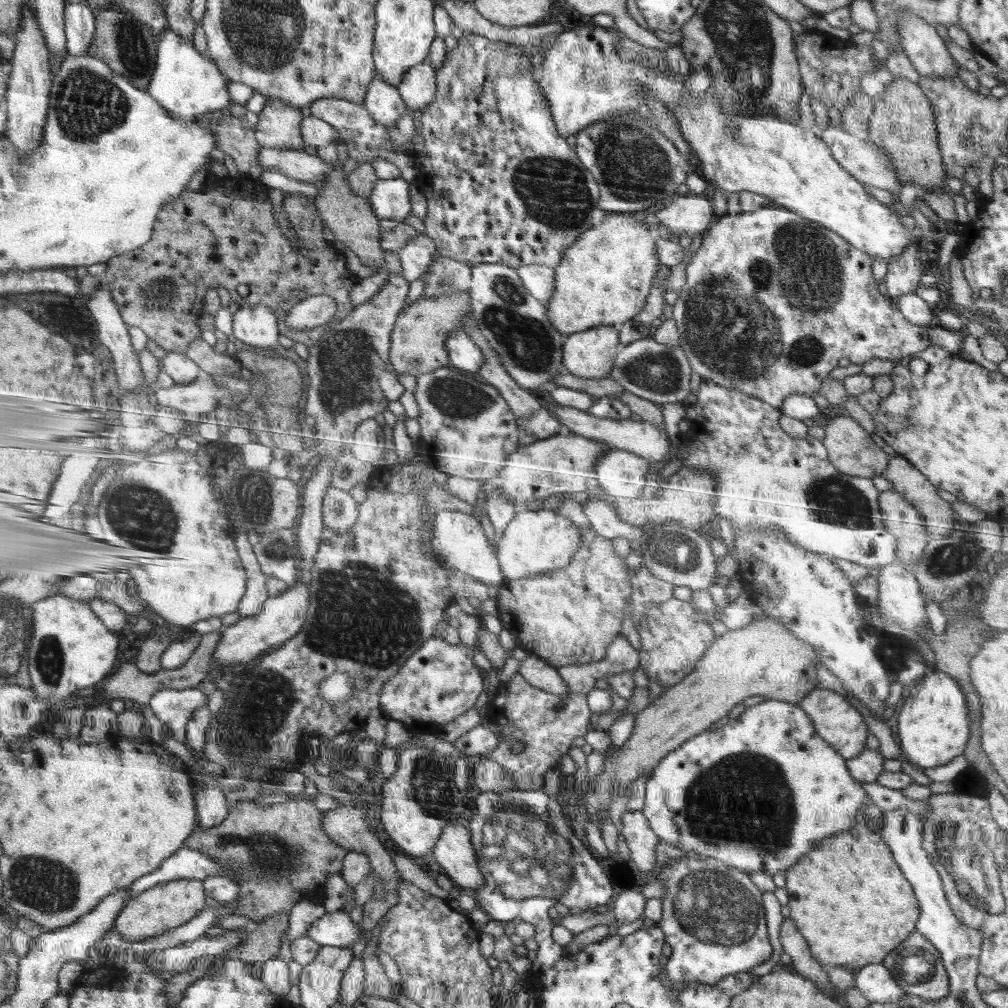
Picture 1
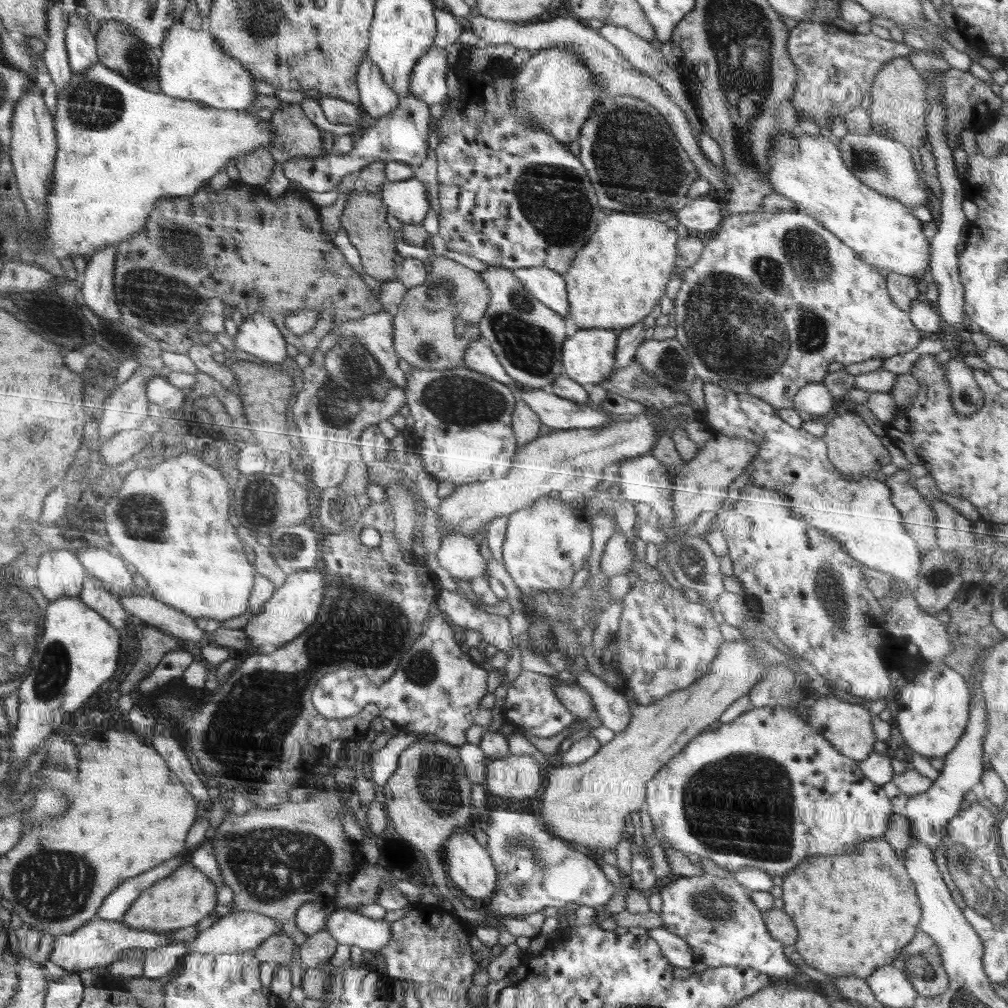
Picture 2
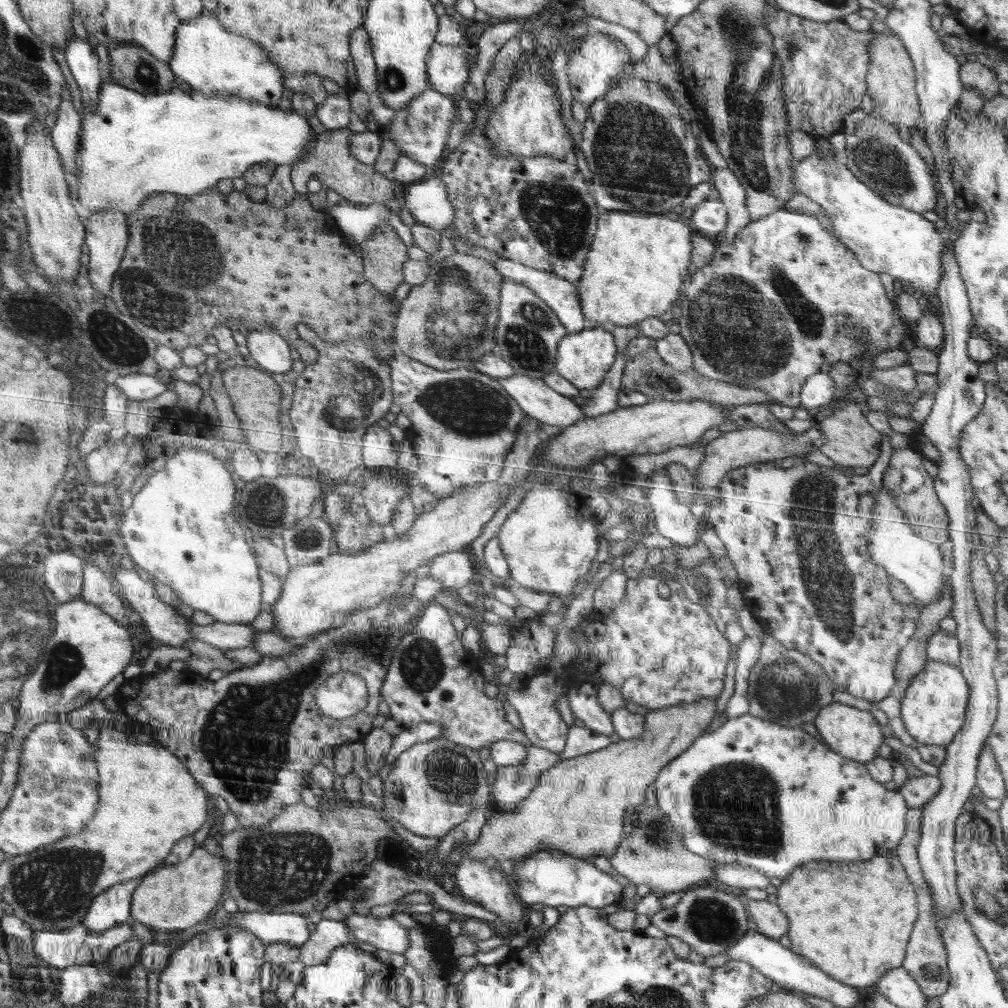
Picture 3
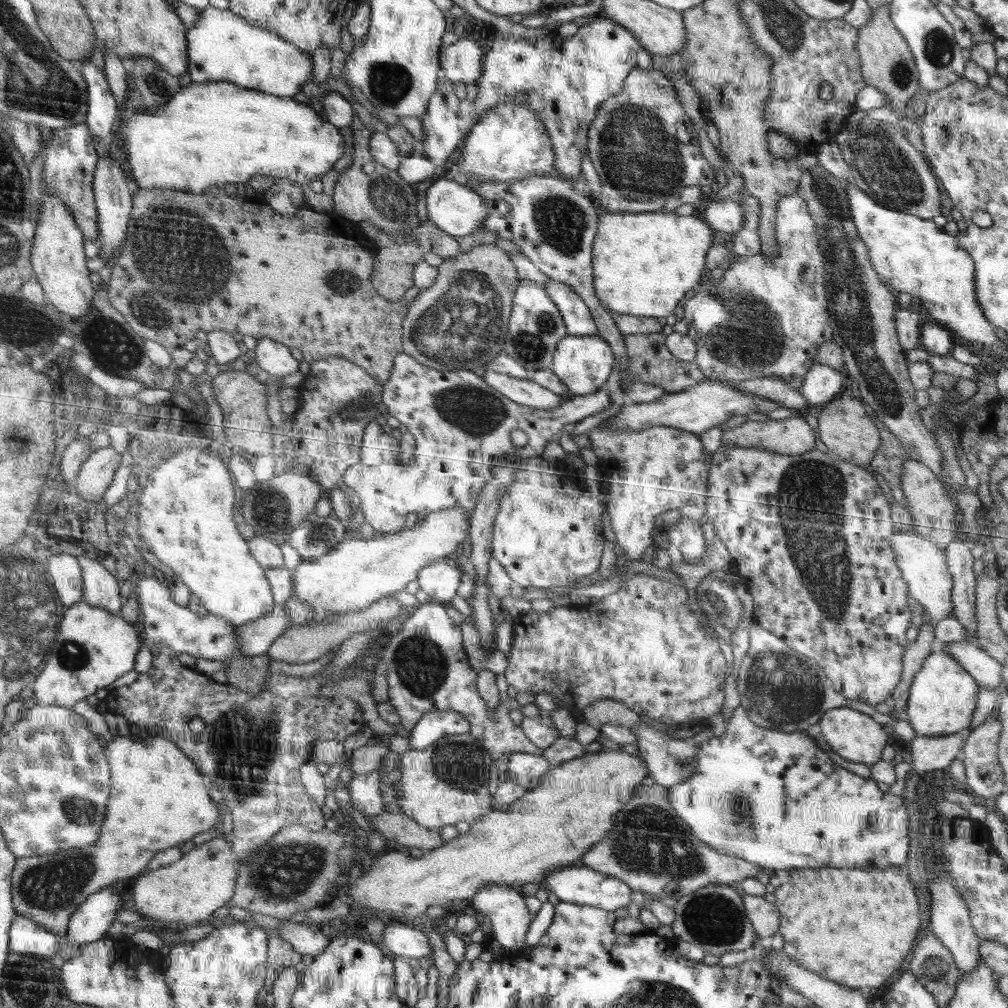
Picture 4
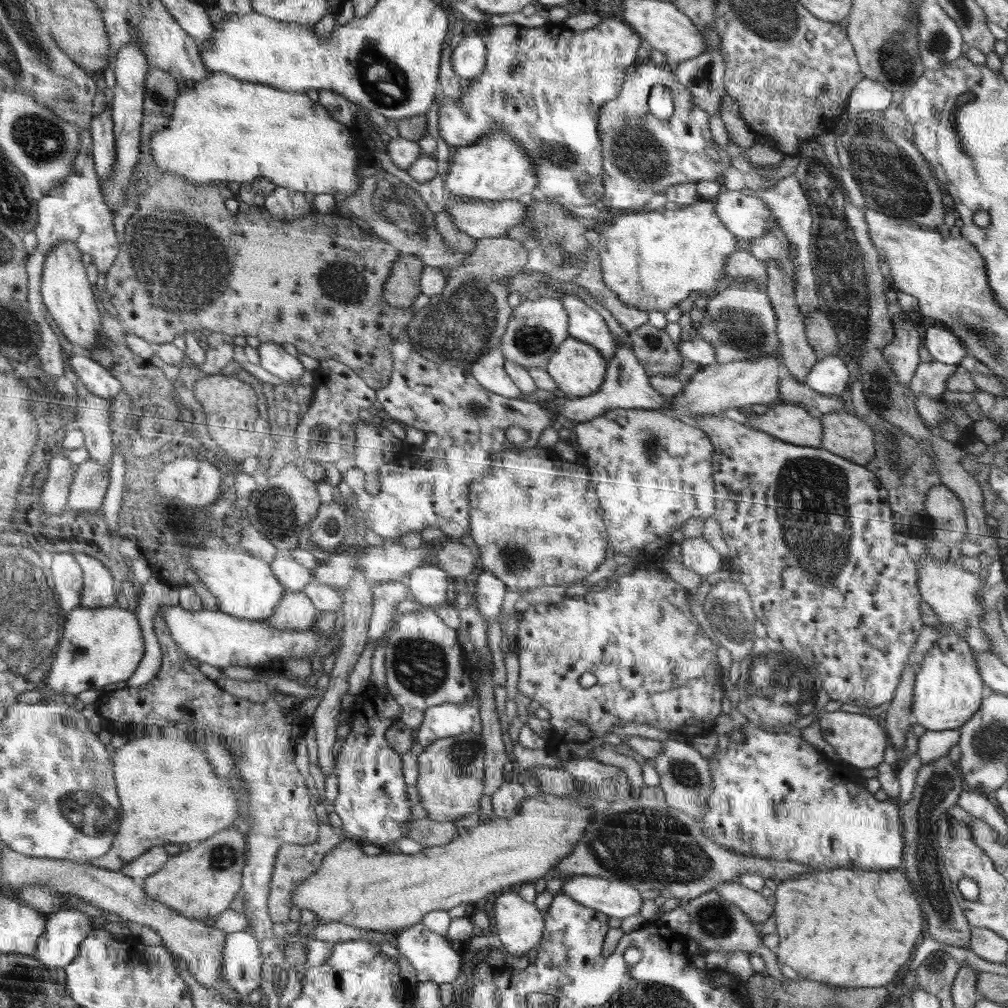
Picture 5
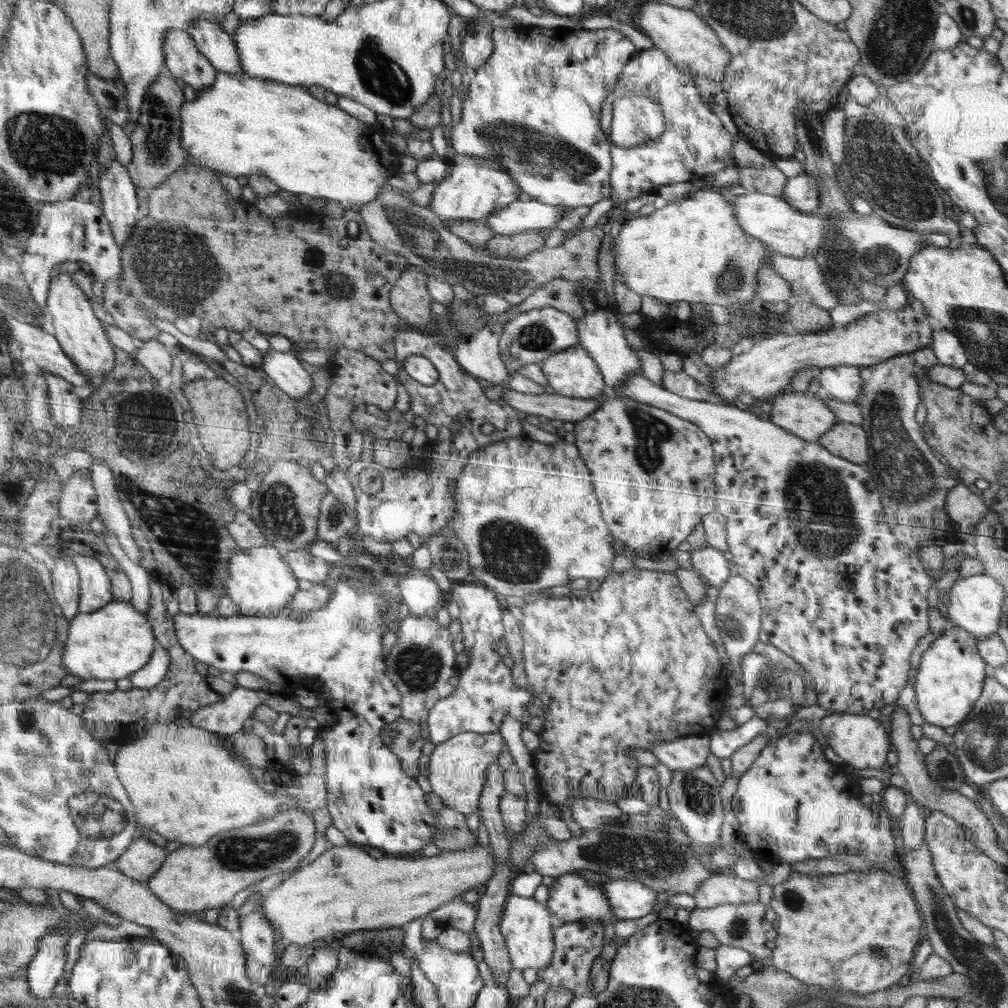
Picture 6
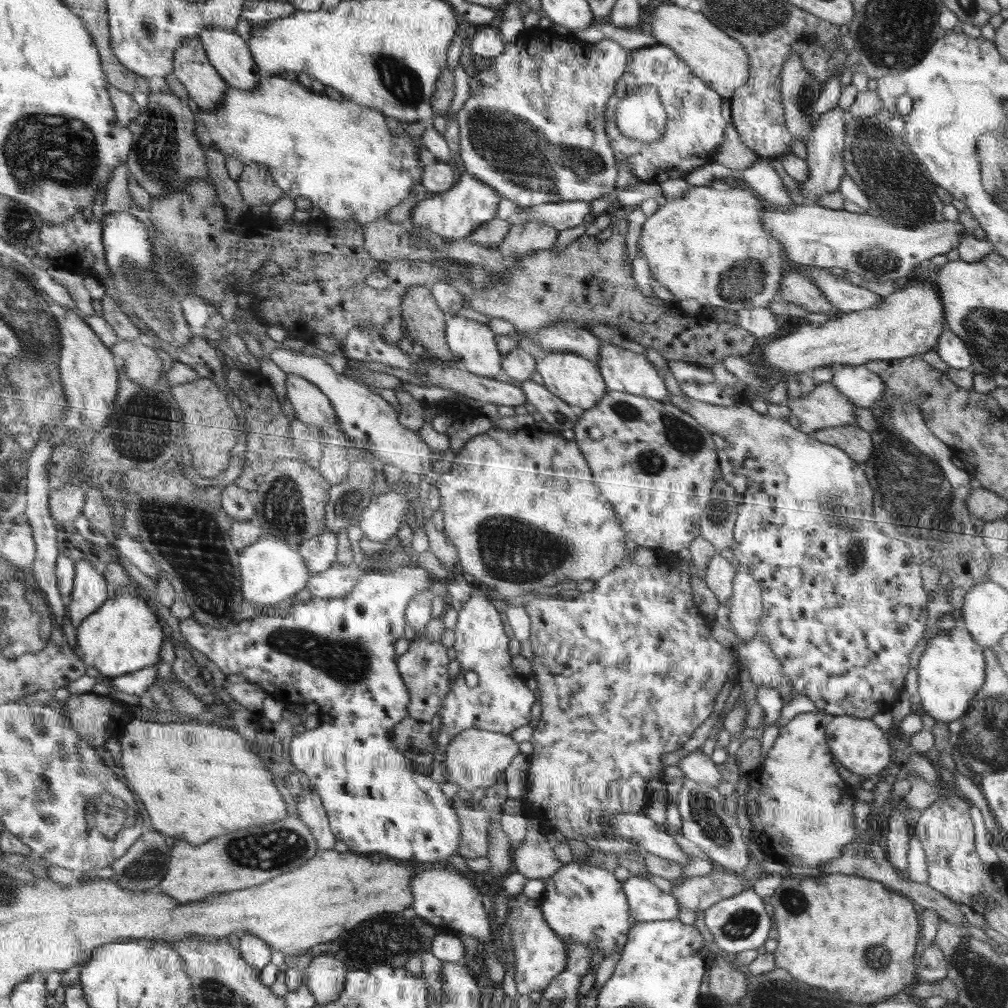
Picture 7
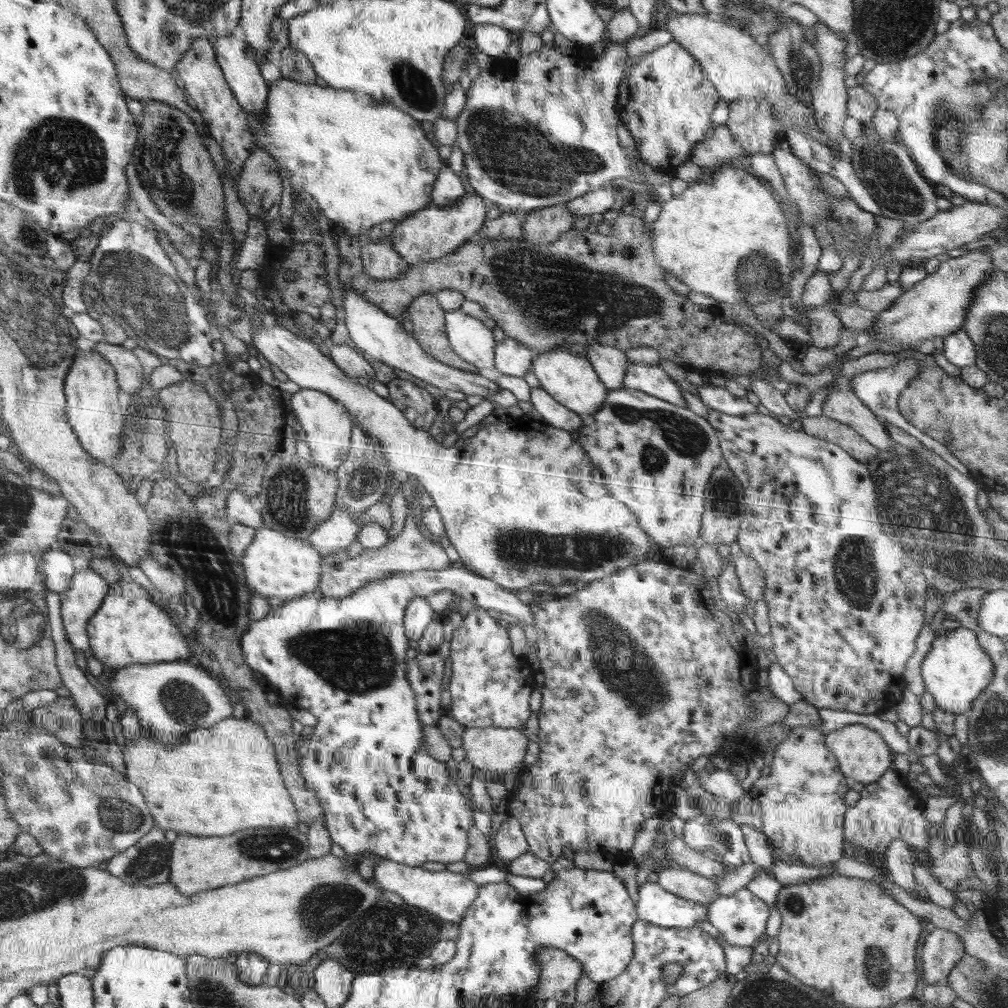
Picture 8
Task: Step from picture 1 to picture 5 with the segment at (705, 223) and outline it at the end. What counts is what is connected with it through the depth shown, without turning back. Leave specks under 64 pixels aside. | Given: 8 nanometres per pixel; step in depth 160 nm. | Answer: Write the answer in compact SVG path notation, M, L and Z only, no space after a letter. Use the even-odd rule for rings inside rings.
M727 191L717 194L714 198L717 217L732 234L738 238L754 239L767 233L772 225L778 227L775 218L771 216L767 204L759 196L748 196L743 191Z

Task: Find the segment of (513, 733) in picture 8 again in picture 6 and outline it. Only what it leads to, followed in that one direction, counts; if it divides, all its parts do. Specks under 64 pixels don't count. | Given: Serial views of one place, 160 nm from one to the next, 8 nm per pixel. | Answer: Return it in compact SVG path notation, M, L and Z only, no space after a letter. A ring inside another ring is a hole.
M498 730L482 735L477 732L462 732L434 747L429 759L428 780L432 792L438 795L444 807L462 814L472 814L478 810L480 788L487 782L488 768L503 757L500 751L503 745L503 738Z

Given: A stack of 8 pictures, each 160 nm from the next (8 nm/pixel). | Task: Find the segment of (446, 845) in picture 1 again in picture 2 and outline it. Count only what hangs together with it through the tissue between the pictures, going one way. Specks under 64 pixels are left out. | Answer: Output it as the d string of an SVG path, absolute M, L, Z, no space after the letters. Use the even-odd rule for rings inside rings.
M466 830L455 832L441 852L449 884L475 898L490 898L498 884L496 869L486 852Z

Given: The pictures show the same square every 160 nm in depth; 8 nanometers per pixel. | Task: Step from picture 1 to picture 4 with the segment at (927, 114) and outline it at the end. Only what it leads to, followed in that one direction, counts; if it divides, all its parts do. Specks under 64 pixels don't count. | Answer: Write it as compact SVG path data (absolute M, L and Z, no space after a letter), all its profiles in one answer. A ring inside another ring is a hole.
M890 4L872 9L872 17L864 28L858 28L856 50L861 58L861 73L866 85L875 86L894 102L892 110L905 117L904 107L919 89L915 60L906 40L892 23Z

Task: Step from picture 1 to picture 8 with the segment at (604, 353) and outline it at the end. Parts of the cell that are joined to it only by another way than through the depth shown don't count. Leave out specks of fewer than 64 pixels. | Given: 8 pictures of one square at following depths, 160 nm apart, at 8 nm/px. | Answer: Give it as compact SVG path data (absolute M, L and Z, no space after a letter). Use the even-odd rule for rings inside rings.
M556 348L541 355L535 355L531 366L540 387L554 397L562 406L578 414L592 414L603 407L609 389L599 379L594 367L586 357L572 354L566 348Z

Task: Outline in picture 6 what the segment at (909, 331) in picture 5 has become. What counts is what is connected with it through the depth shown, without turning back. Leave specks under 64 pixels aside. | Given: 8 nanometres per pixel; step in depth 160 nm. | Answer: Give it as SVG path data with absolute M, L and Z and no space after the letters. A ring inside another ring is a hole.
M906 353L859 367L863 391L855 398L855 403L863 416L860 425L869 440L869 460L864 468L880 492L884 522L904 546L920 553L931 546L942 547L963 539L958 535L958 525L945 510L947 496L961 482L928 447L914 417L921 402L914 366L912 353Z

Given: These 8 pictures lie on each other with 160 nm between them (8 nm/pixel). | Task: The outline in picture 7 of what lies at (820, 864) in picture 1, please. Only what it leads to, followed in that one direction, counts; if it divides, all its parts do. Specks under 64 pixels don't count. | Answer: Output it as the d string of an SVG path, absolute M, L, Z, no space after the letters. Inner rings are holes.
M840 873L820 874L820 875L799 875L785 876L780 886L774 891L774 894L767 898L767 905L773 915L774 926L778 930L778 948L773 953L776 959L776 968L783 969L792 974L796 980L806 982L810 986L820 986L828 990L844 990L844 998L852 1000L856 1005L872 1005L885 1002L898 994L902 993L908 986L917 981L917 973L914 966L914 956L916 956L916 944L921 932L920 909L914 902L904 895L889 889L877 880L867 879L861 876L843 875Z

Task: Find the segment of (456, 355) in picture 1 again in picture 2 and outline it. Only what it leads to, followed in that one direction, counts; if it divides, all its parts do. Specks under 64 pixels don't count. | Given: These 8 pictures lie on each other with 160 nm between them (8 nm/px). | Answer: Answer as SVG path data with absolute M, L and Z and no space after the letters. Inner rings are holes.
M483 337L474 339L467 348L468 352L464 356L464 364L462 366L491 376L502 384L509 386L516 385L515 379L506 374L504 367L500 364L498 358L496 358L494 351L490 348L486 339Z

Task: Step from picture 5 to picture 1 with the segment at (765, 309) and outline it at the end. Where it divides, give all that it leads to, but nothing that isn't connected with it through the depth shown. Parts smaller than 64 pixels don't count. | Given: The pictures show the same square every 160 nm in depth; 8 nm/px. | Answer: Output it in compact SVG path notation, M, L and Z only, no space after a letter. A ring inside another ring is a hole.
M770 204L754 212L742 211L735 215L727 214L716 218L702 235L702 245L686 267L686 283L678 293L678 299L672 308L672 318L679 332L679 344L687 356L691 369L702 379L754 396L766 404L779 408L787 396L796 393L811 395L816 392L823 380L828 377L828 373L838 367L840 358L848 358L852 363L862 364L872 359L896 361L922 352L930 345L929 330L932 326L930 324L918 326L911 323L898 310L894 298L888 299L878 291L878 284L871 271L873 262L872 257L846 242L837 232L830 231L820 223L805 219L780 205Z

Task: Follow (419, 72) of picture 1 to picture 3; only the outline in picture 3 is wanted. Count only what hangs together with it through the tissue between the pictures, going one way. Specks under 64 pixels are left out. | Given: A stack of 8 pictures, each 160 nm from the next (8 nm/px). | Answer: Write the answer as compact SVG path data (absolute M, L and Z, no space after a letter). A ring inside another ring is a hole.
M434 44L426 61L428 89L452 95L463 90L470 66L462 44L443 46Z

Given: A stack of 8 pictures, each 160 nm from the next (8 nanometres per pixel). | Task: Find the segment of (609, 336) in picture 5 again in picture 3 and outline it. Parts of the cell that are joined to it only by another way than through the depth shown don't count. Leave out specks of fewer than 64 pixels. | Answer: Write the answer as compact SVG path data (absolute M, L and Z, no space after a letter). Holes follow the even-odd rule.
M496 260L495 268L507 279L526 284L533 289L558 314L568 333L584 328L584 315L579 303L576 283L558 275L524 266L510 260Z

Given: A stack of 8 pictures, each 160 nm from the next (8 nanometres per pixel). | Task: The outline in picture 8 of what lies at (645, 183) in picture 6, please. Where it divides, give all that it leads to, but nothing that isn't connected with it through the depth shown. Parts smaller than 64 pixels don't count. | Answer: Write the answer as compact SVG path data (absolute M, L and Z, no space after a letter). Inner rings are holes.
M673 41L640 56L623 84L617 98L619 122L631 132L641 160L676 177L676 168L691 160L697 141L706 140L715 126L710 117L721 96L704 76L700 63Z

